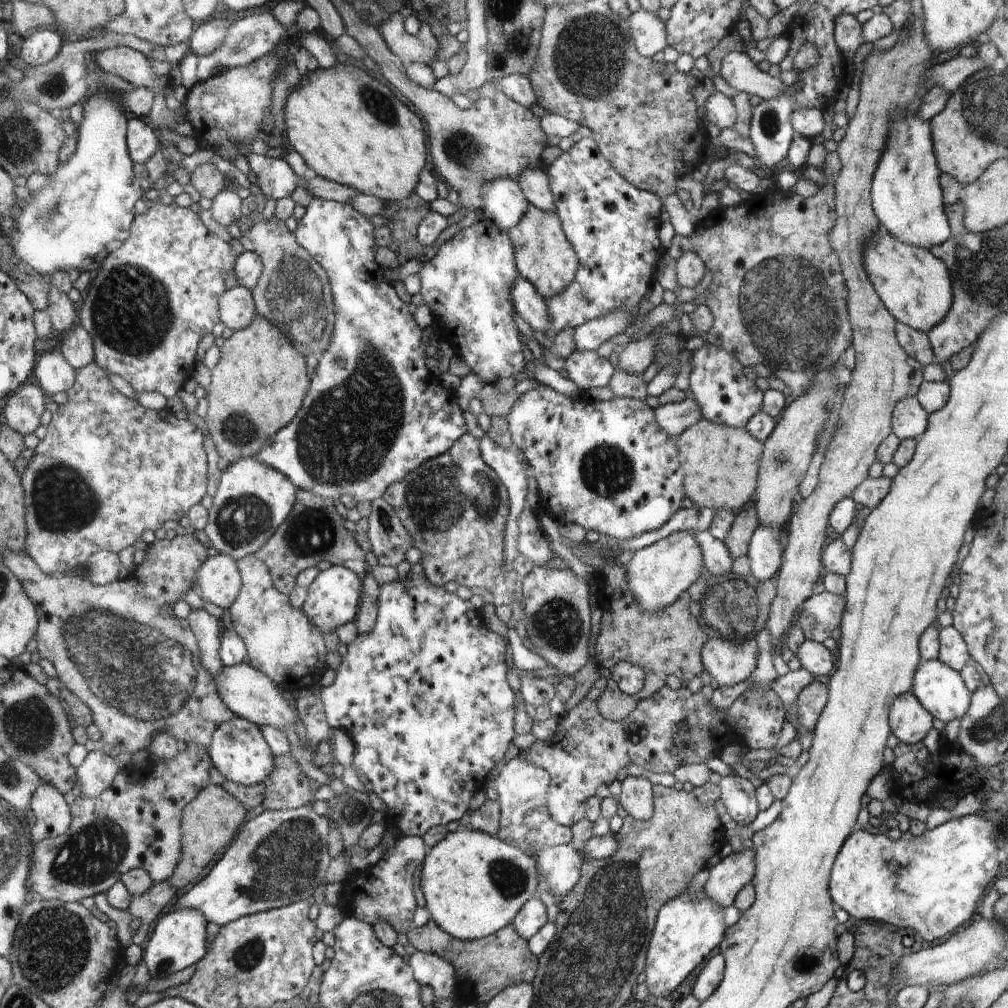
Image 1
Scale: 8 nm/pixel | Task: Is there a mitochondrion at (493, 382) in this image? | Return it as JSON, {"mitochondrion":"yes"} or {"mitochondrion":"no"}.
{"mitochondrion":"no"}

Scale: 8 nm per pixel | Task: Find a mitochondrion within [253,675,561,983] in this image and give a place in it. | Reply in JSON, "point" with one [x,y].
{"point":[508,877]}

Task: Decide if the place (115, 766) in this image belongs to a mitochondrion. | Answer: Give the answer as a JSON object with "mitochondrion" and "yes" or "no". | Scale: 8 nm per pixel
{"mitochondrion":"no"}

